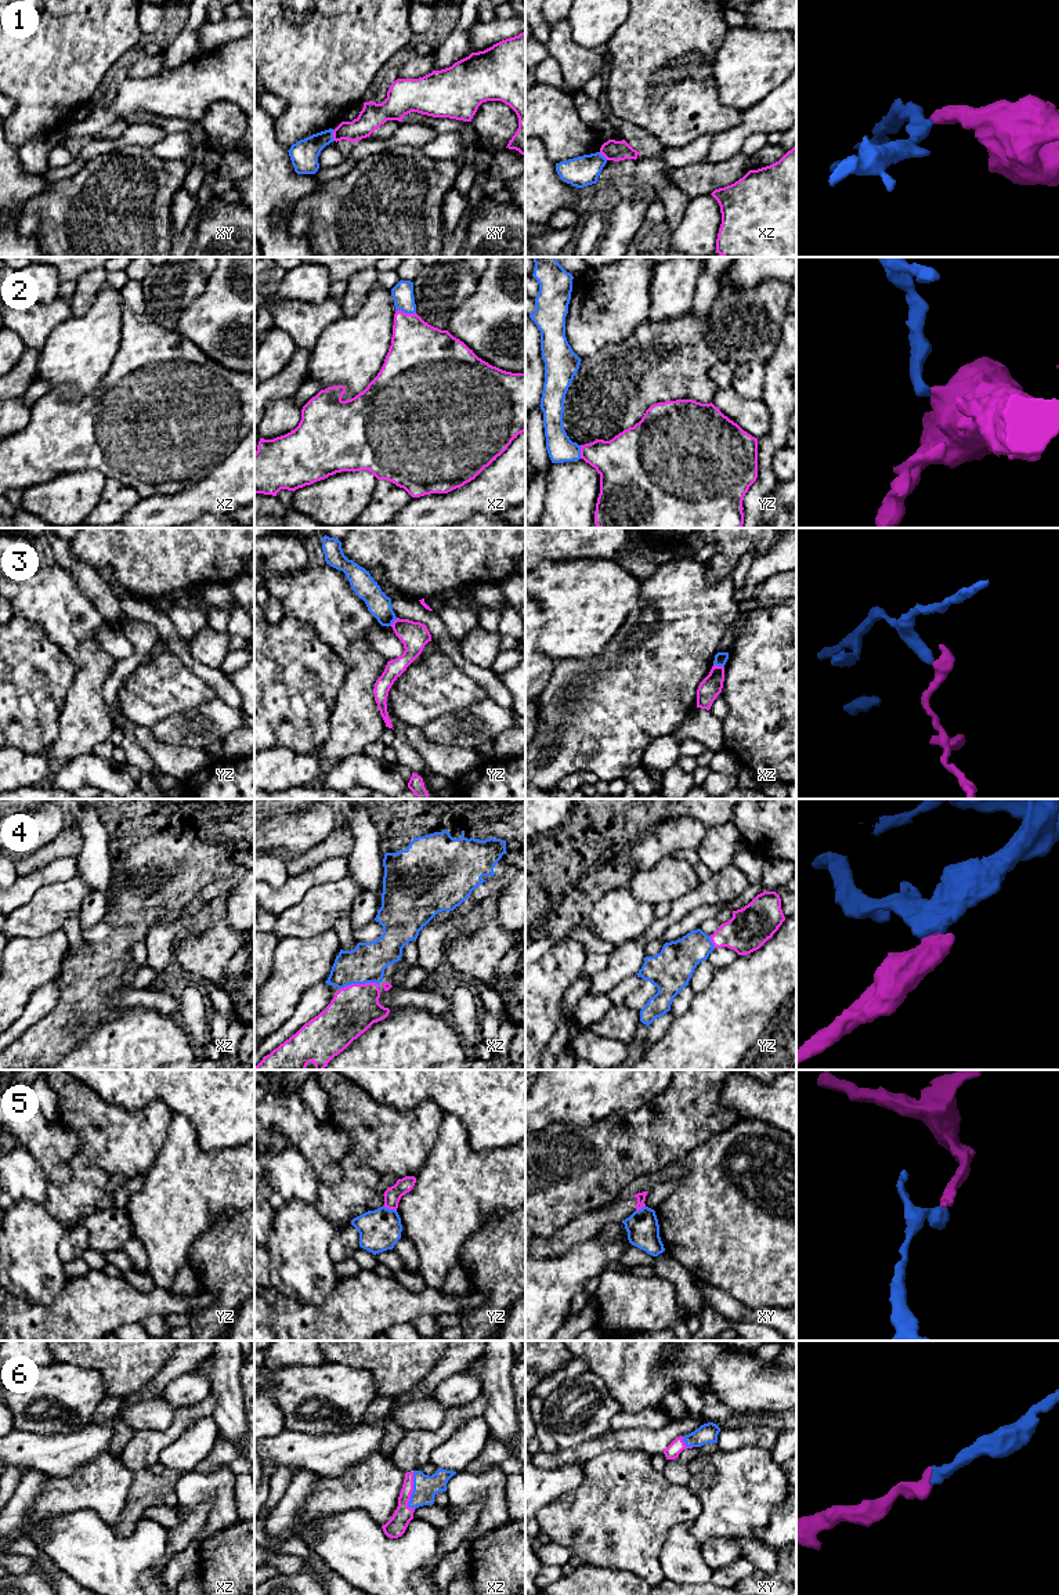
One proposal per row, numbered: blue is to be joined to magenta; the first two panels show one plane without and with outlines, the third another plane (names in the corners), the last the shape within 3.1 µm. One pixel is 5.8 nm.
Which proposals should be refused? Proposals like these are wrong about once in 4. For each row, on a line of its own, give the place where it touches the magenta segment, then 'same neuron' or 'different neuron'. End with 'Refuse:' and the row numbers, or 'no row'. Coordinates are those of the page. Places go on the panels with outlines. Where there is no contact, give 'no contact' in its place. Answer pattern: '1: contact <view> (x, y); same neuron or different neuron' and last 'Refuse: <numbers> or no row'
1: contact xy (333, 136); different neuron
2: contact xz (407, 314); same neuron
3: contact xz (719, 666); different neuron
4: contact xz (358, 984); same neuron
5: contact yz (390, 1208); different neuron
6: contact xz (412, 1490); same neuron
Refuse: 1, 3, 5

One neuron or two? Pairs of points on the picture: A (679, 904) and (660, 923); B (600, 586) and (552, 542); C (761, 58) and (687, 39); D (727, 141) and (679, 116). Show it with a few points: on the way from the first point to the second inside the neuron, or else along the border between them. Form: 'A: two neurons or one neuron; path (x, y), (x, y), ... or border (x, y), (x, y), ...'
A: one neuron; path (678, 910), (665, 922)
B: two neurons; border (603, 557), (542, 560), (539, 563)
C: two neurons; border (729, 28), (716, 49), (714, 64), (709, 68)
D: two neurons; border (741, 115), (741, 120), (737, 125), (714, 136)

